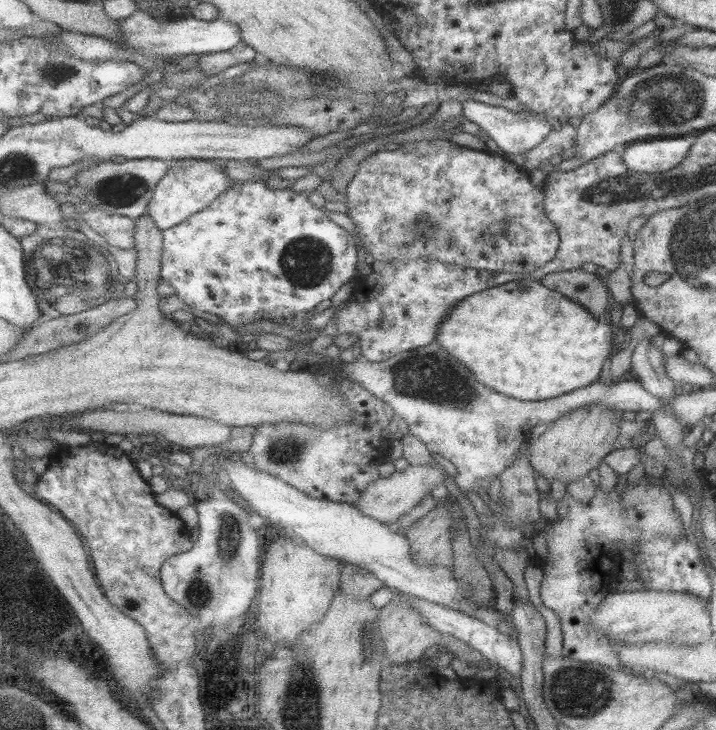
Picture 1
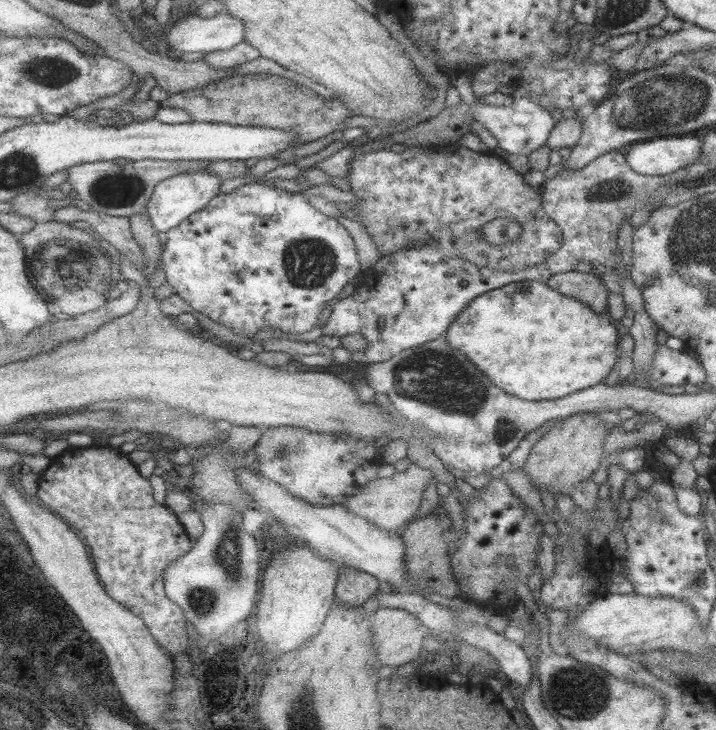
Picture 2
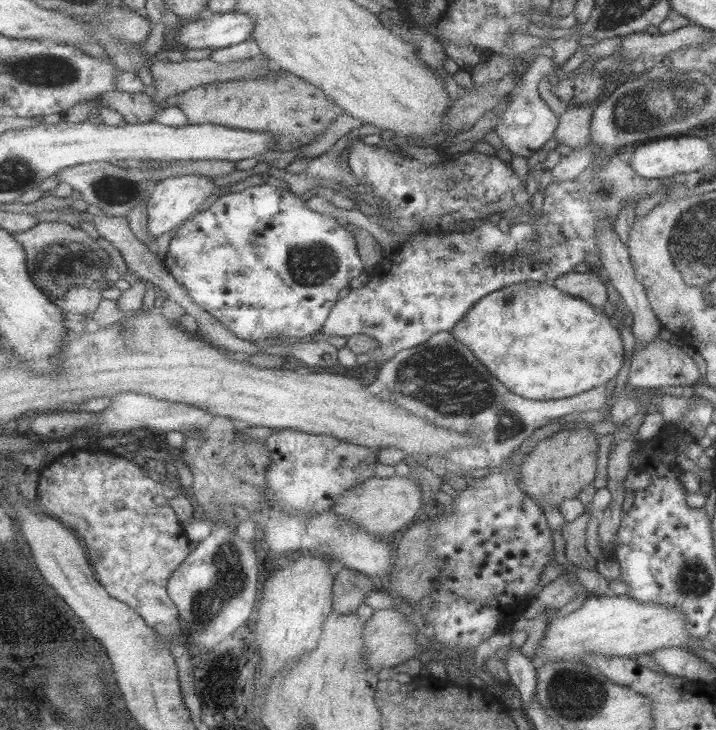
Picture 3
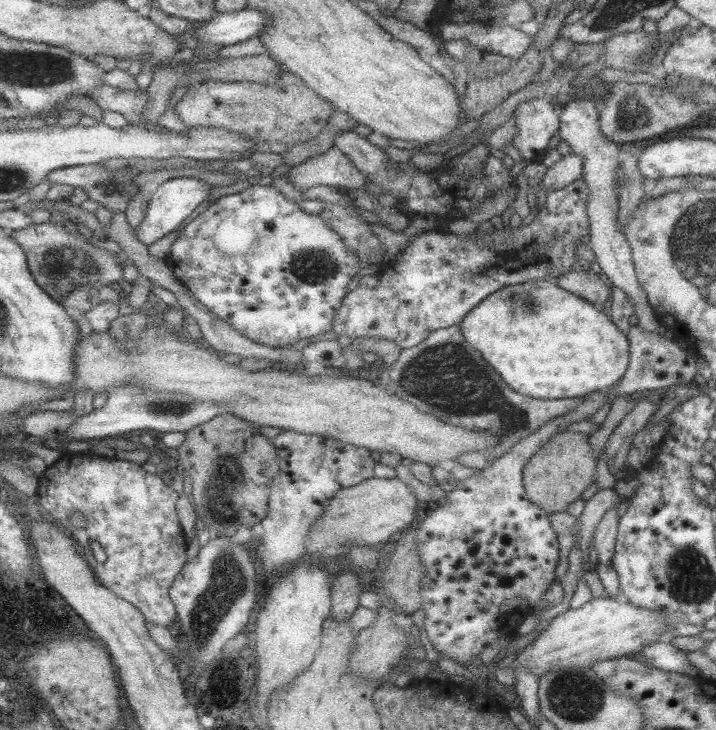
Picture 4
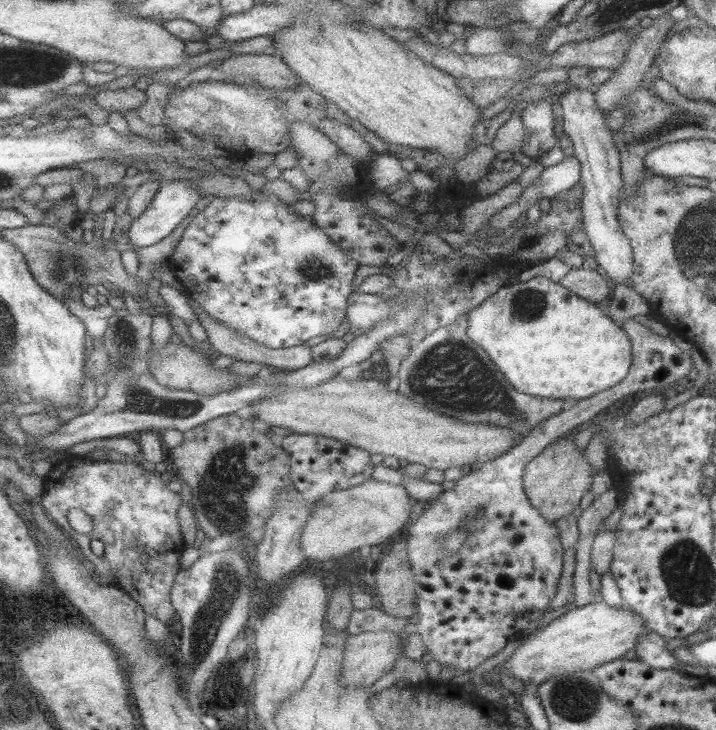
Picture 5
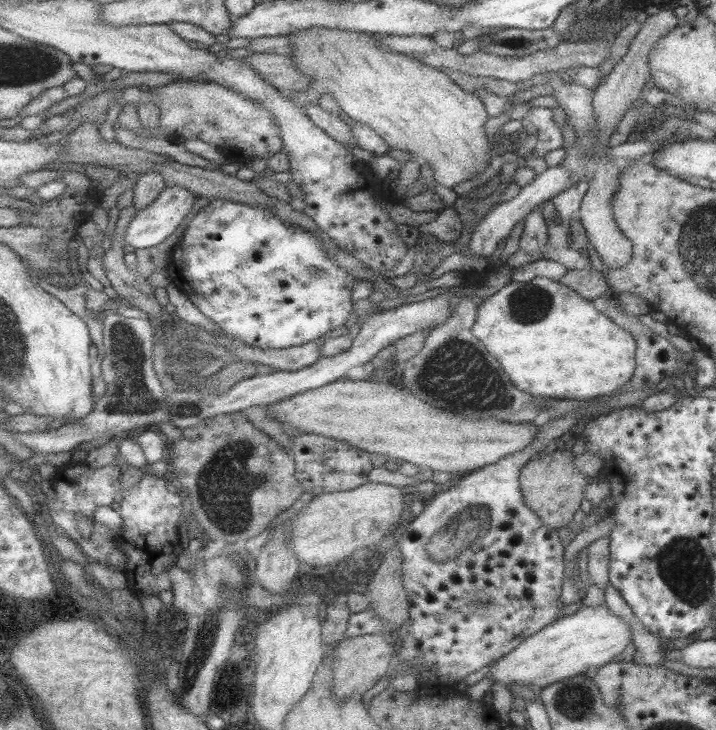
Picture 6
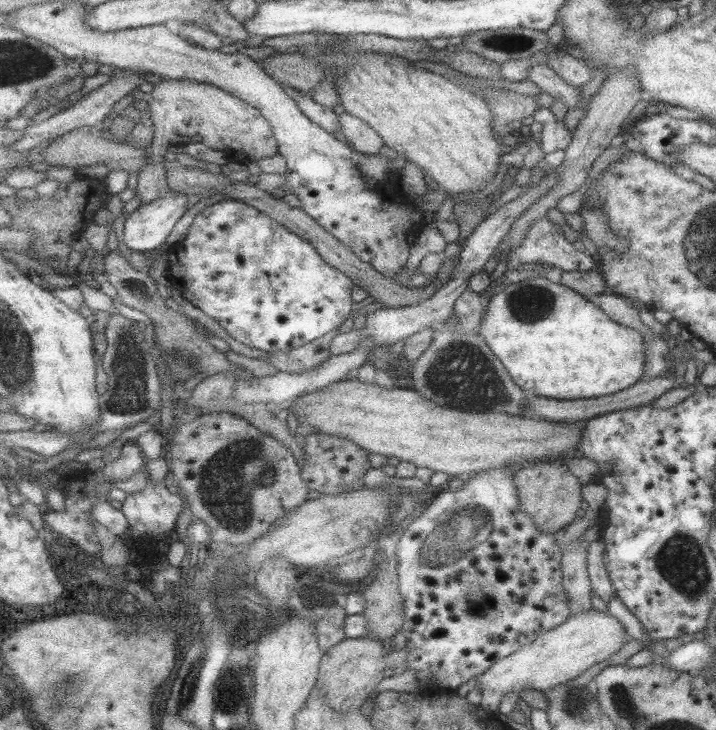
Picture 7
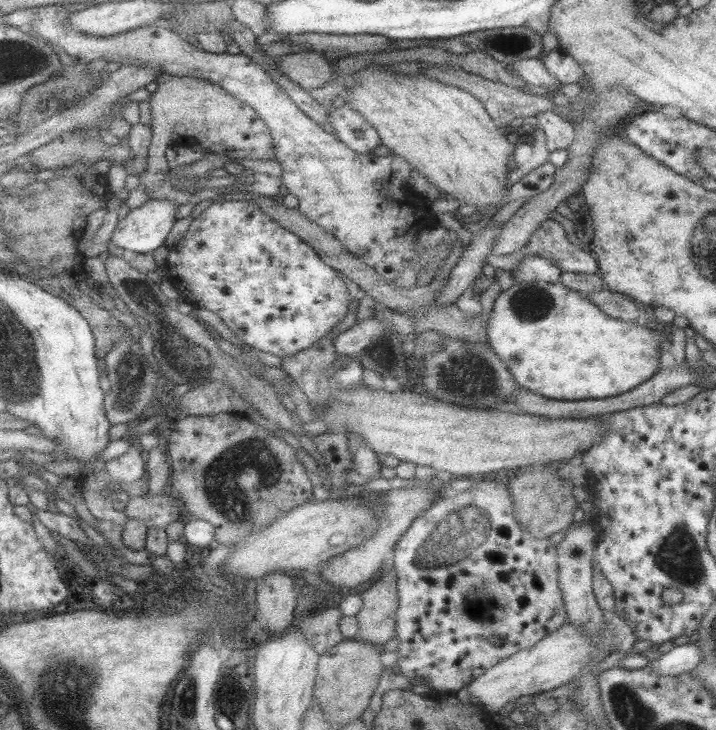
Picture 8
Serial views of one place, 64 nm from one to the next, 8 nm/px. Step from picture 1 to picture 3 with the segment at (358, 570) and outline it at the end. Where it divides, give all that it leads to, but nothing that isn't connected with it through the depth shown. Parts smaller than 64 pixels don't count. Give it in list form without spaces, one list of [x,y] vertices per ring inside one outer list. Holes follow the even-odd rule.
[[[344,567],[336,575],[334,584],[335,610],[351,614],[366,604],[367,597],[379,586],[368,574]]]

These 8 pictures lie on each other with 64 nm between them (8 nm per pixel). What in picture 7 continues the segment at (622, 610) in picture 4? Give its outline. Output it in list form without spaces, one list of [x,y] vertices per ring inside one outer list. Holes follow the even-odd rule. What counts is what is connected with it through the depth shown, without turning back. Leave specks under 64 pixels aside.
[[[595,609],[568,615],[561,624],[537,635],[531,643],[524,644],[511,655],[497,660],[487,672],[479,676],[475,686],[483,694],[481,704],[487,710],[497,712],[501,696],[507,692],[518,694],[522,688],[545,692],[556,684],[579,676],[593,664],[607,660],[623,646],[624,640],[626,640],[626,630],[611,615],[607,616]]]

